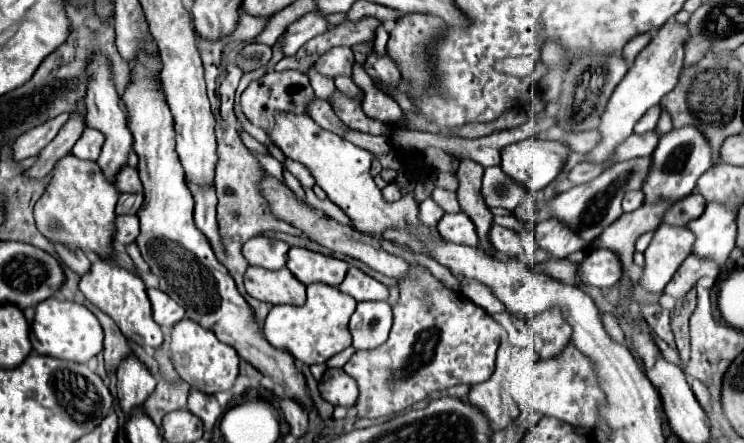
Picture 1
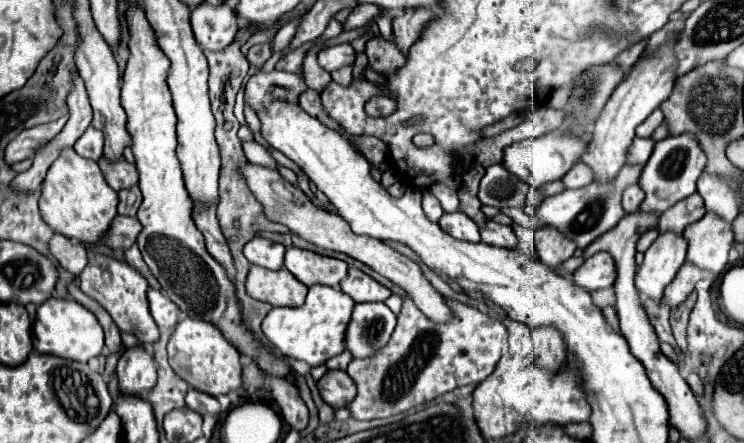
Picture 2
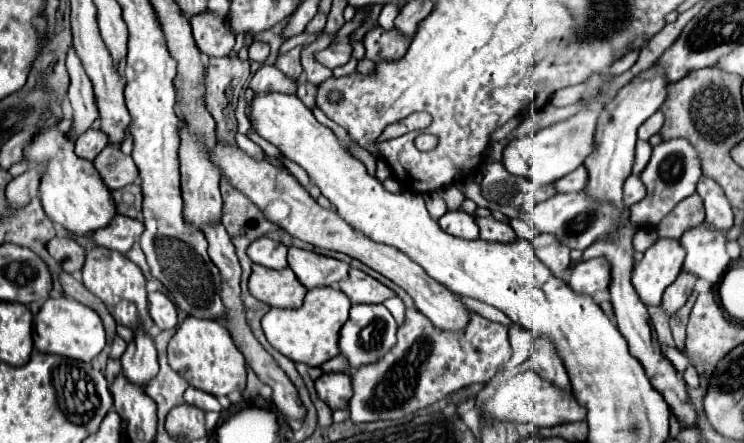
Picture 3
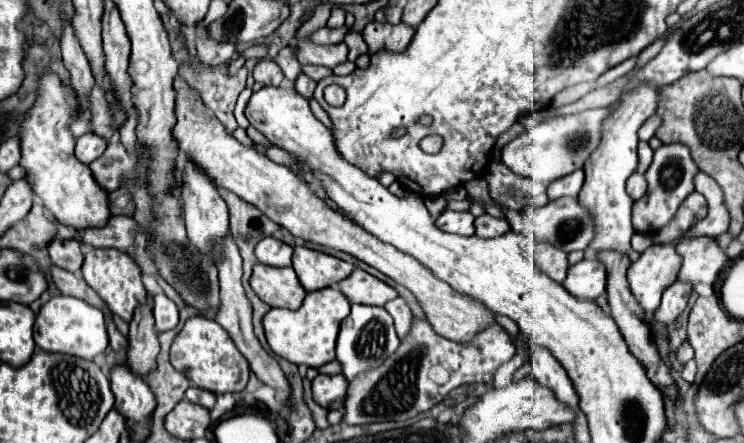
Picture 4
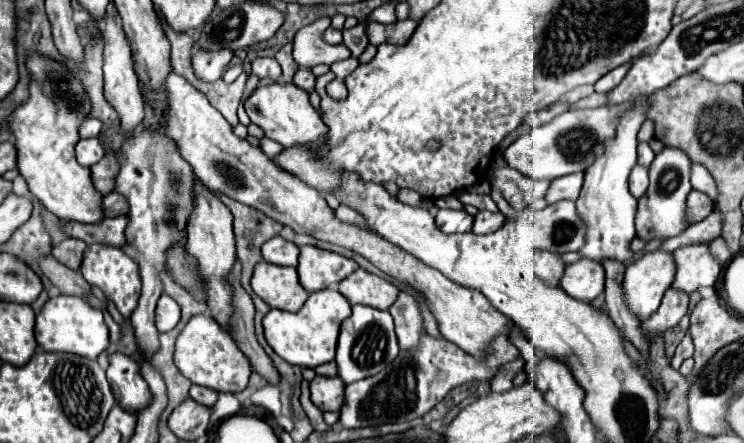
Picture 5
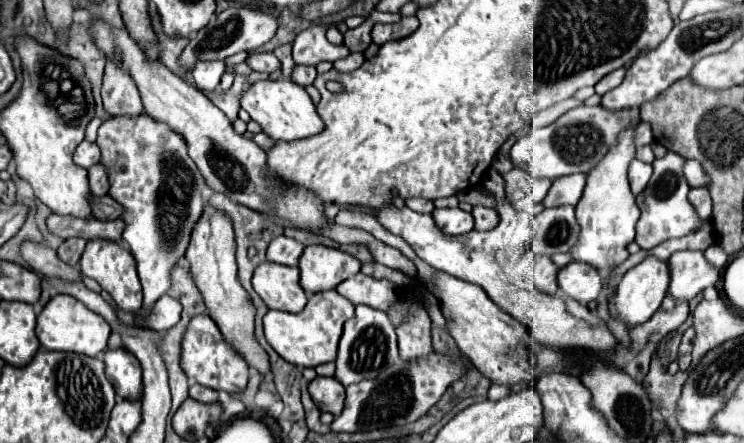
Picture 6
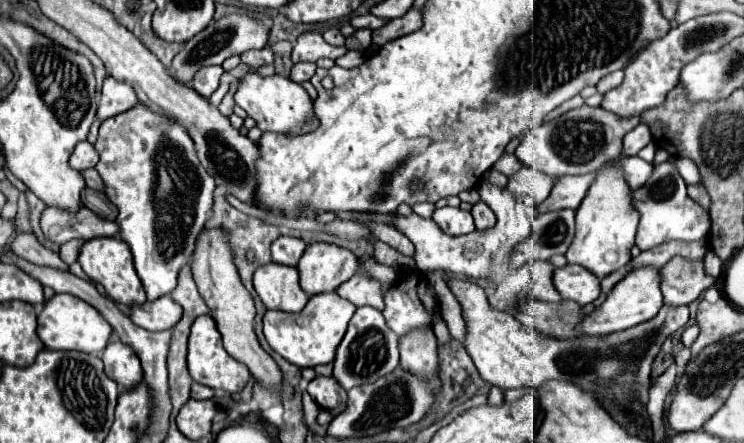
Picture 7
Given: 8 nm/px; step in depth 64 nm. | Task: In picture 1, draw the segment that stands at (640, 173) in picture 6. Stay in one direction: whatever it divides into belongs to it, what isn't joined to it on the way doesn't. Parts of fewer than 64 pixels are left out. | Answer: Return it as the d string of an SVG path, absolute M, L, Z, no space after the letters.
M630 190L624 194L624 202L622 208L624 212L634 212L644 204L644 192L642 190Z

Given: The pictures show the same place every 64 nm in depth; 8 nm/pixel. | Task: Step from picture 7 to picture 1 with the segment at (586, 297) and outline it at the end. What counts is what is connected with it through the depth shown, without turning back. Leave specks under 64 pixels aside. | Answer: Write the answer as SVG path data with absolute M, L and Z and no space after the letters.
M606 248L592 250L580 264L578 272L578 282L596 286L596 288L612 288L622 276L620 260L618 256L612 256Z

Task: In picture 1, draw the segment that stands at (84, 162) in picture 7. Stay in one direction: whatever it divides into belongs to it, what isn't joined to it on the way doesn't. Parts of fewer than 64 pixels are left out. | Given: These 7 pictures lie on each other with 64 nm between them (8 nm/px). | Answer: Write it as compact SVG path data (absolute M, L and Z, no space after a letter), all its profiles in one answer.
M86 128L84 134L80 136L80 140L74 144L72 154L80 156L82 160L98 160L102 144L104 144L102 132L94 130L94 128Z

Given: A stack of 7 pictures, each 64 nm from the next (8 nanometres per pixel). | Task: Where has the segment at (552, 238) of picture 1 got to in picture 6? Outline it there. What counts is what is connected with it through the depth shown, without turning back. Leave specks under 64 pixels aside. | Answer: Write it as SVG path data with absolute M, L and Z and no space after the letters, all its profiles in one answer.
M538 256L536 266L534 266L534 286L550 296L558 294L558 284L556 284L556 274L558 266L548 258L548 256Z

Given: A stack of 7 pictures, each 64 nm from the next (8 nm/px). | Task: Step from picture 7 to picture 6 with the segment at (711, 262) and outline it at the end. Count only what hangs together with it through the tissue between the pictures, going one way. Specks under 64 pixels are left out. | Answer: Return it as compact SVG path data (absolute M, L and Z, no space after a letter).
M712 244L706 252L704 252L704 256L706 256L706 260L714 266L714 268L718 268L718 270L722 270L724 266L726 266L726 262L728 262L728 256L722 252L722 248L718 248L716 244Z

